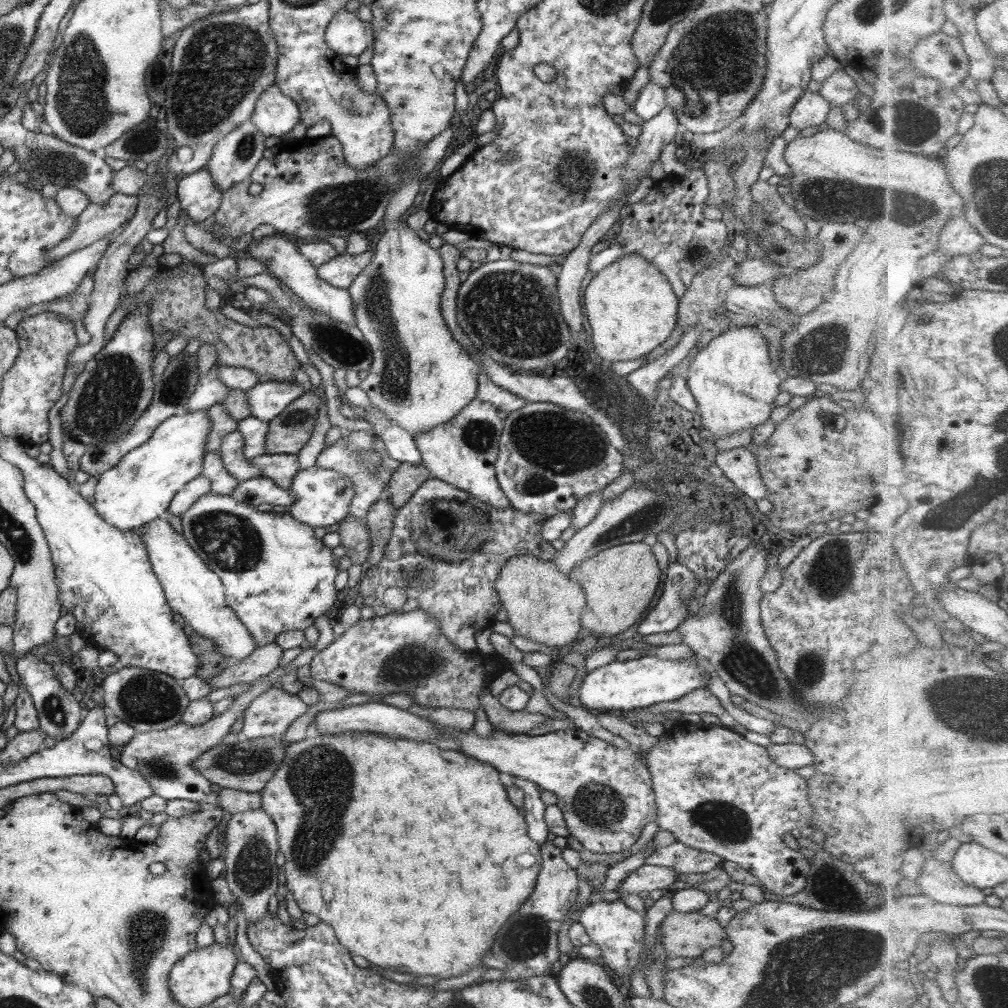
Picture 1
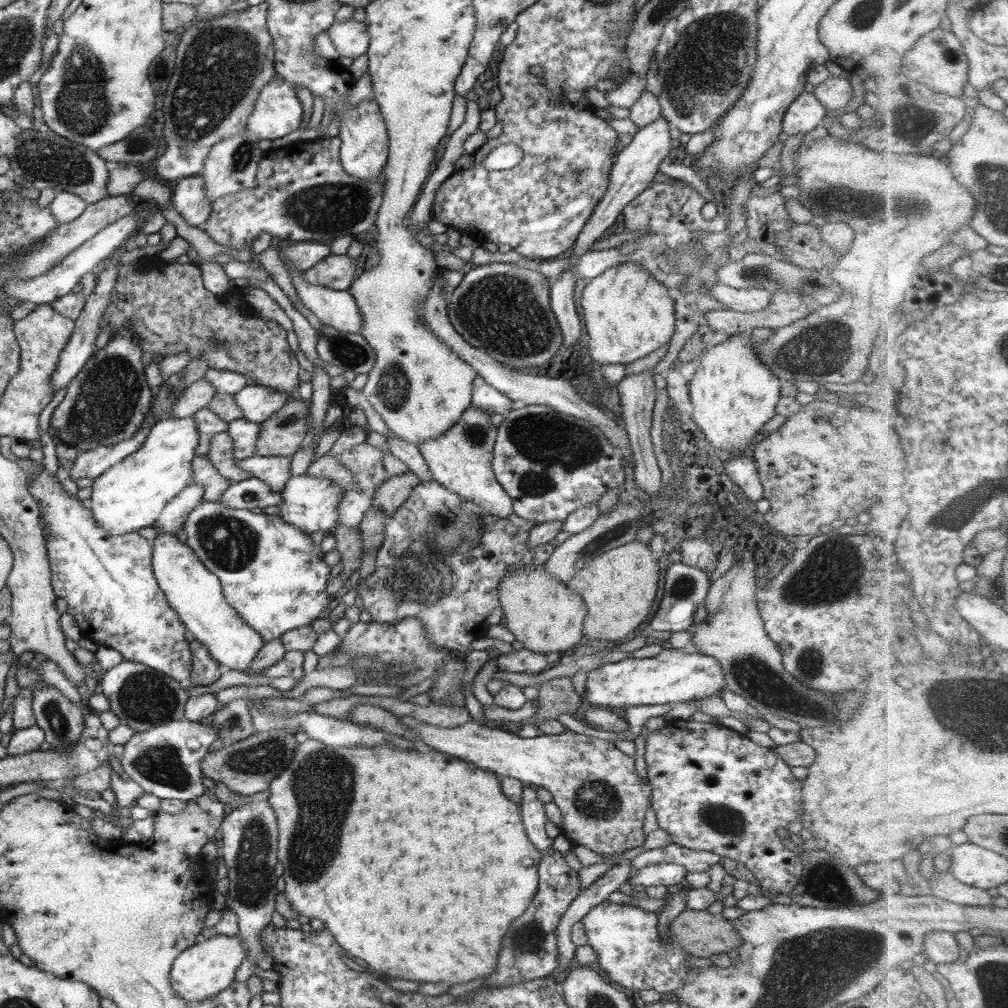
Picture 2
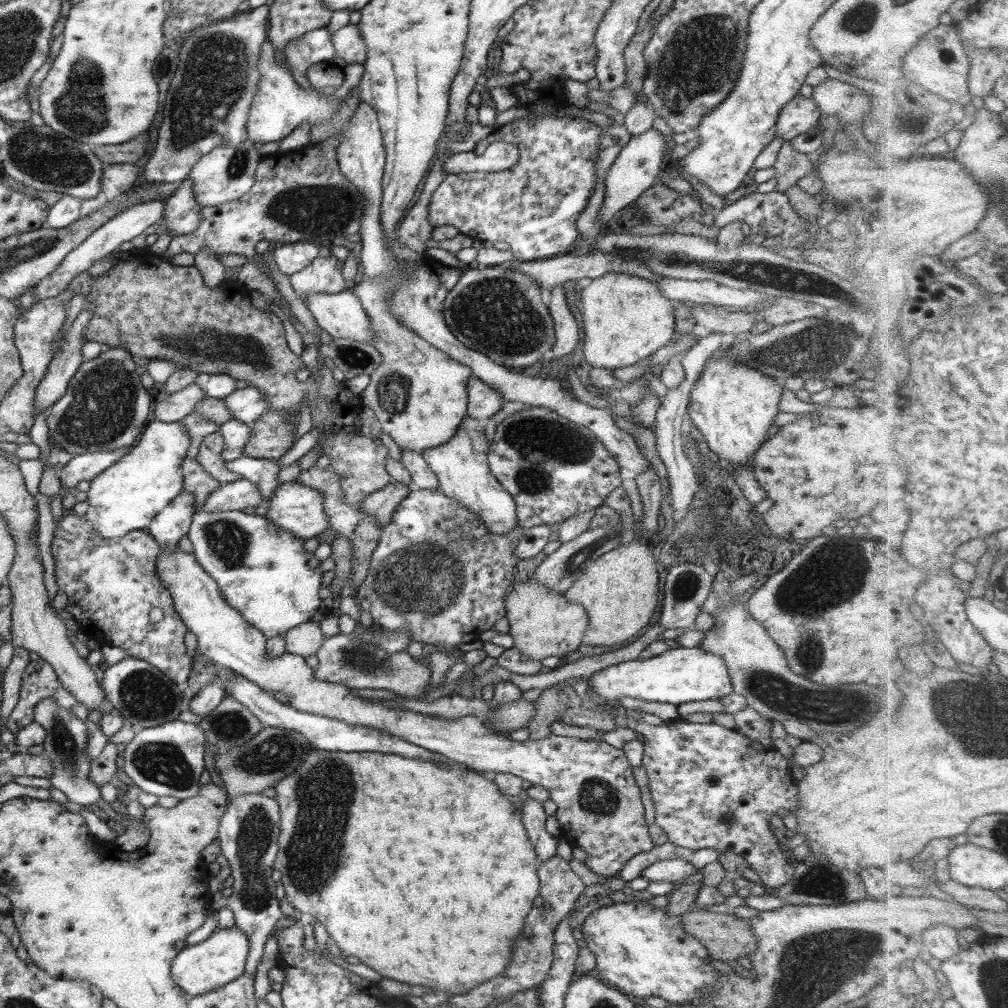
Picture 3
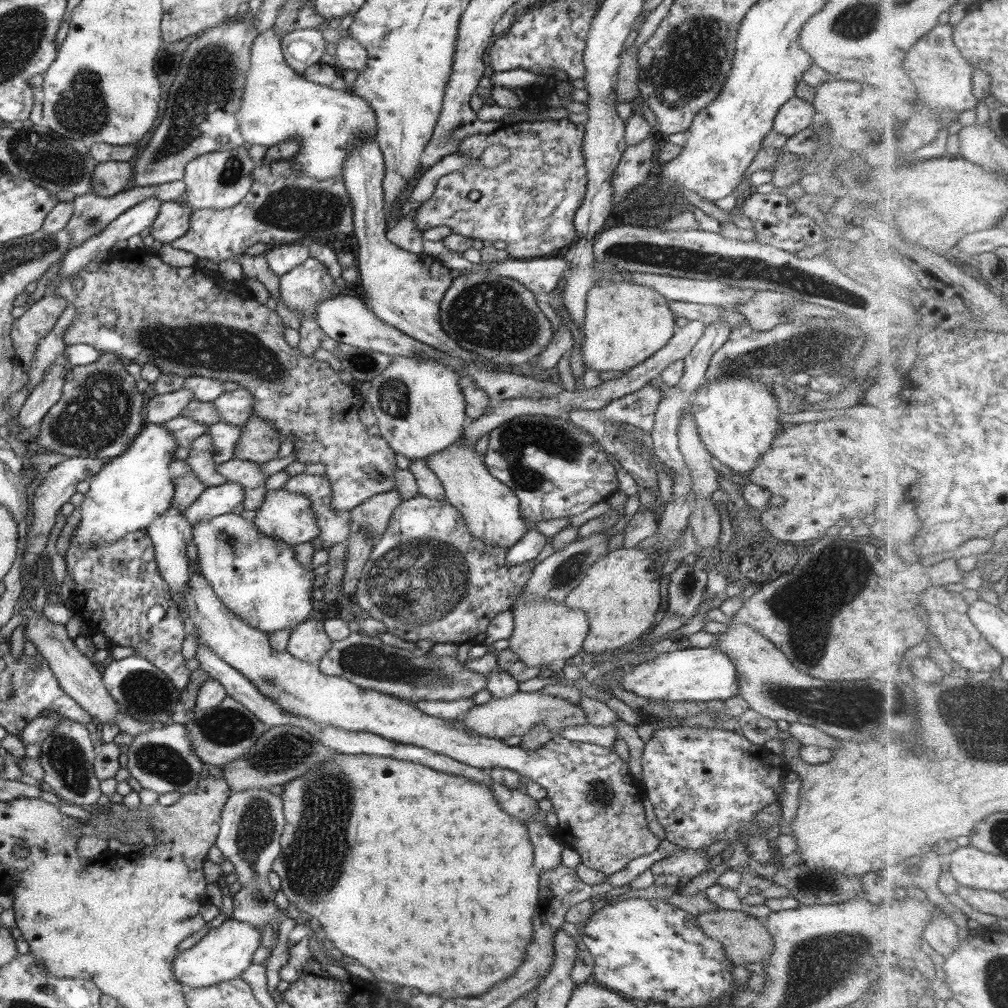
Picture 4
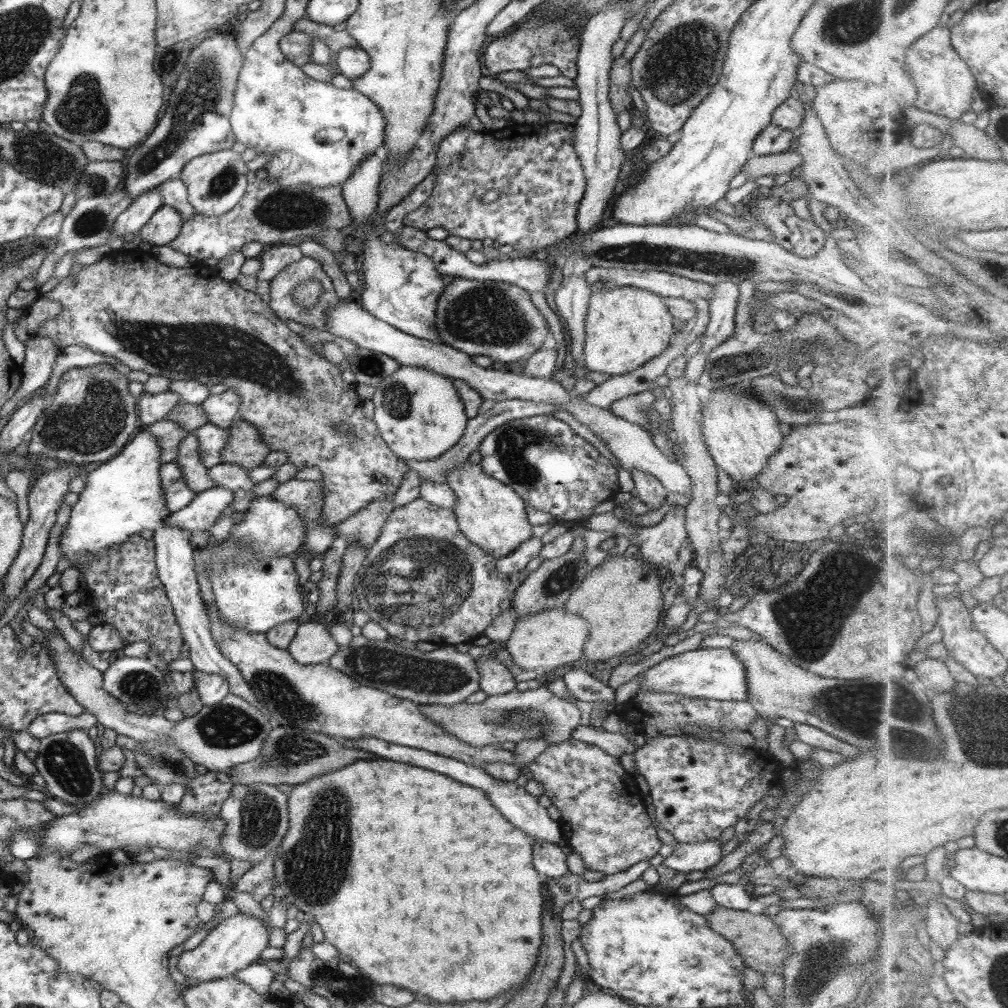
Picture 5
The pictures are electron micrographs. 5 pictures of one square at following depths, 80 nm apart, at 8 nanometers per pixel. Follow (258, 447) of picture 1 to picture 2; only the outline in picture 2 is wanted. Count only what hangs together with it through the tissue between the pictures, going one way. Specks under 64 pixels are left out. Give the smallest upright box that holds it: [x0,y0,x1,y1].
[227,417,260,461]

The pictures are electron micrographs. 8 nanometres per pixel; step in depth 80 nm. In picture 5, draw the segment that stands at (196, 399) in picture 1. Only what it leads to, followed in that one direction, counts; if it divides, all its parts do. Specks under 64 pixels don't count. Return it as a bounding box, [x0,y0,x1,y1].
[137,391,180,426]

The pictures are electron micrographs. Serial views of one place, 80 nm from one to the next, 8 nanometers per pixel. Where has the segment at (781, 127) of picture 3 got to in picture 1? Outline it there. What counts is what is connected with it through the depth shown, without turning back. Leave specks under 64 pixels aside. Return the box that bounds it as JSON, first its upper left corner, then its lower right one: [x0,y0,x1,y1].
[789,90,831,128]

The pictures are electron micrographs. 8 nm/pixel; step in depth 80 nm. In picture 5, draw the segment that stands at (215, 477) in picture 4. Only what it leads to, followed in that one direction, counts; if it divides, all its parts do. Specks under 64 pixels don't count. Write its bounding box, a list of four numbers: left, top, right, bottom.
[176,432,215,494]

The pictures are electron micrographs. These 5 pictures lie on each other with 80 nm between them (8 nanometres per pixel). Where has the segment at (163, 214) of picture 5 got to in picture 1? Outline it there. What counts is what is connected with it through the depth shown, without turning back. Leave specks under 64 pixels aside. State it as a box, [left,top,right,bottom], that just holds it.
[176,168,223,223]

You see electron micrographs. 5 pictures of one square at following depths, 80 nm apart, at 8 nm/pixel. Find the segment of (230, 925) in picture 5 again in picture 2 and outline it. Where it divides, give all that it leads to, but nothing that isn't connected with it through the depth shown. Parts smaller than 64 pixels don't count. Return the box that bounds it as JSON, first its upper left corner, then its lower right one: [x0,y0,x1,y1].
[170,935,248,1004]

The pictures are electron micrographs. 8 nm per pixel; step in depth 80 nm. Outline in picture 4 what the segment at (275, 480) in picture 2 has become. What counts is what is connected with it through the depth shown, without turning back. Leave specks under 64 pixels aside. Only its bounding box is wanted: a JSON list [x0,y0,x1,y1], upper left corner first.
[217,459,268,510]

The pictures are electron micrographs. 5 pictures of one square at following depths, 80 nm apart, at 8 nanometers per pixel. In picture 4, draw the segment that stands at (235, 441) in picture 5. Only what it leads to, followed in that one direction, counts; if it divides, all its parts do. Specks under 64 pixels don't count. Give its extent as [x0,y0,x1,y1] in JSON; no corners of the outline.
[234,415,283,465]

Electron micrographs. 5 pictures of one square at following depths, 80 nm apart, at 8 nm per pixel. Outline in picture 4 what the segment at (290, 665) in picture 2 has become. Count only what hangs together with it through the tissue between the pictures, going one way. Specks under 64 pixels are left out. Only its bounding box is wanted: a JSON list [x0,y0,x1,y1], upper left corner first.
[179,560,661,875]

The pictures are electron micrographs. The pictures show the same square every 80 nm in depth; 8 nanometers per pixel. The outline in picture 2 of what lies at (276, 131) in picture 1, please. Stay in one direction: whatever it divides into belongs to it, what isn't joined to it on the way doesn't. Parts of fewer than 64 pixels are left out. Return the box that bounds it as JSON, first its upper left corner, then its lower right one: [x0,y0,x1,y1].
[247,74,304,139]

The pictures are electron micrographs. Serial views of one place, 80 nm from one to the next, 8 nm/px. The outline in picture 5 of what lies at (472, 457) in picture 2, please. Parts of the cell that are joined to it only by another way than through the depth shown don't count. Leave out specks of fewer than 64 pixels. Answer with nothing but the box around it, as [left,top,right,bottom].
[445,461,532,558]

